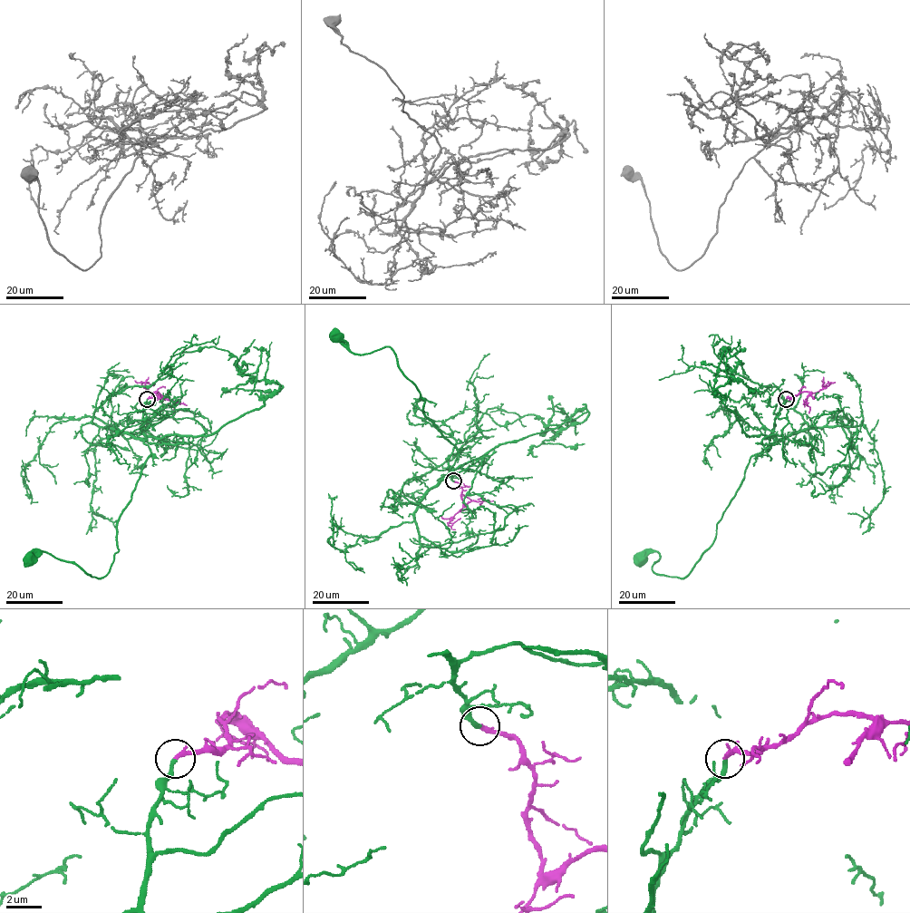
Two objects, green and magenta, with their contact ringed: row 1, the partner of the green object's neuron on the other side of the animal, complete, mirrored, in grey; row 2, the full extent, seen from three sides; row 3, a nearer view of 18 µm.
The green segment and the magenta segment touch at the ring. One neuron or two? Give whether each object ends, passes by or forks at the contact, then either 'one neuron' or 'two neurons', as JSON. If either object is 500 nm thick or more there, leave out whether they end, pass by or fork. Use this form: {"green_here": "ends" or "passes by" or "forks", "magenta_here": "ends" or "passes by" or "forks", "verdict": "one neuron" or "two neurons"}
{"green_here": "ends", "magenta_here": "ends", "verdict": "one neuron"}

